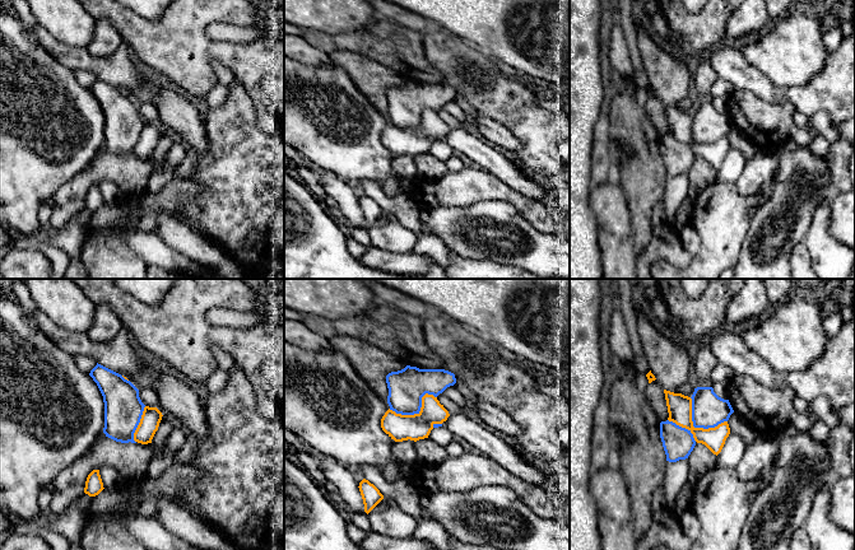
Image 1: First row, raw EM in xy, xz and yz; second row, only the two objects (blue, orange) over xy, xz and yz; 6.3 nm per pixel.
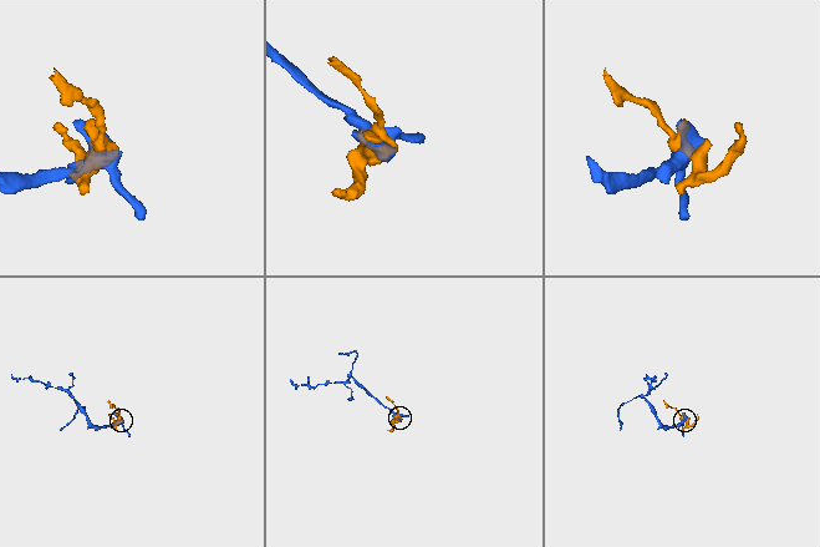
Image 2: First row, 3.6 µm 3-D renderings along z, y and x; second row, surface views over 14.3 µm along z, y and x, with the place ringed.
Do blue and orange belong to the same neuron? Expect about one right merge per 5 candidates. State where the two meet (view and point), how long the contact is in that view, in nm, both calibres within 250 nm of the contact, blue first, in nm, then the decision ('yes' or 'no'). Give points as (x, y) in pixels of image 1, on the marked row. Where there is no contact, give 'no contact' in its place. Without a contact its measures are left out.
meets blue in yz at (696, 427); contact 280 nm long; 220 nm thick on the blue side, 160 nm on the other; no

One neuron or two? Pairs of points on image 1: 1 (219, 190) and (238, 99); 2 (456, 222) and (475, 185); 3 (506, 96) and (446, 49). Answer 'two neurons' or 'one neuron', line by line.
1: one neuron
2: two neurons
3: one neuron

